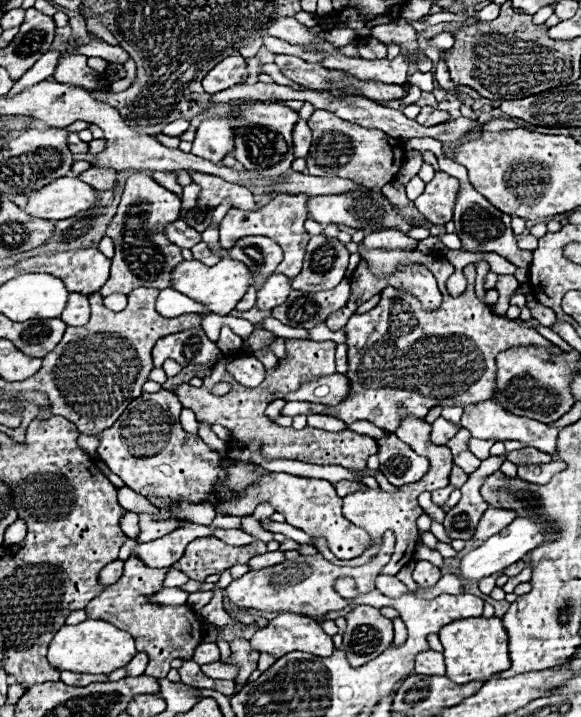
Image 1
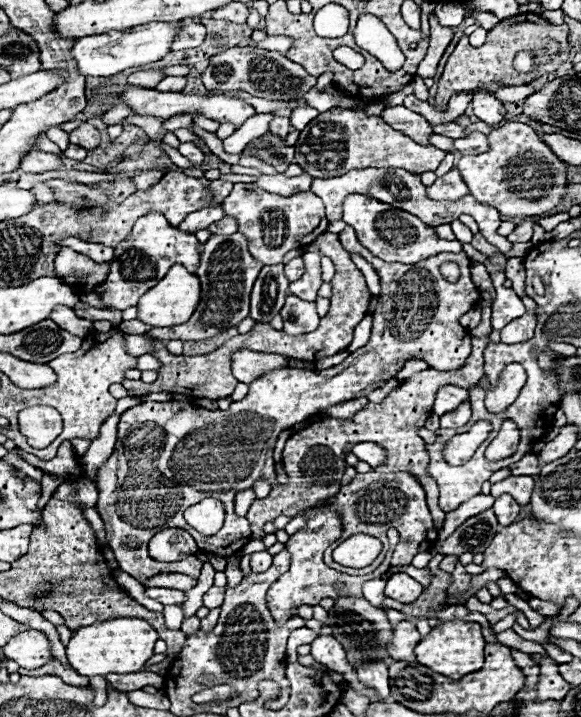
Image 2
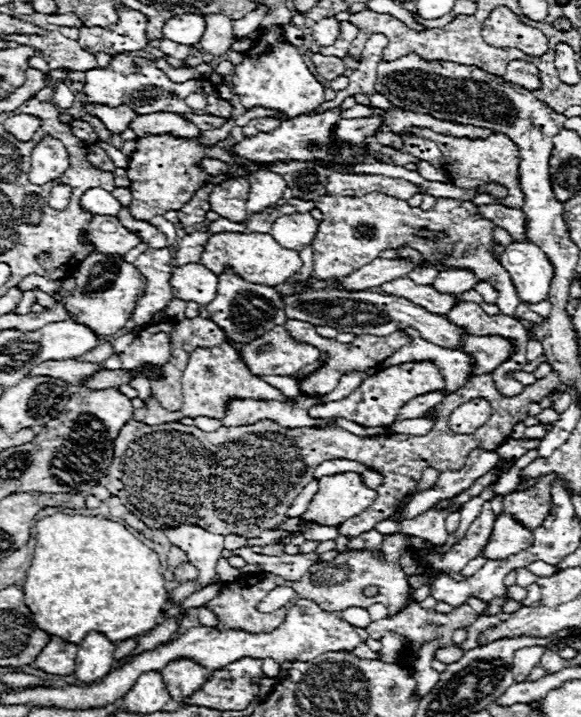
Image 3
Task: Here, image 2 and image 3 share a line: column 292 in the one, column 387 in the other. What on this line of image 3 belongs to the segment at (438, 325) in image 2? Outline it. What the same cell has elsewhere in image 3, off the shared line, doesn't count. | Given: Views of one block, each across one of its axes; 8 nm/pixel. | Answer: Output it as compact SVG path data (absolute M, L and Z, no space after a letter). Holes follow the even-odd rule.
M406 362L398 366L384 368L372 376L368 376L348 398L336 400L336 402L326 402L316 404L314 408L308 410L310 416L314 418L324 418L324 416L342 416L346 420L352 420L360 426L388 426L396 418L396 410L412 400L414 396L442 390L445 388L445 380L438 368L432 362Z

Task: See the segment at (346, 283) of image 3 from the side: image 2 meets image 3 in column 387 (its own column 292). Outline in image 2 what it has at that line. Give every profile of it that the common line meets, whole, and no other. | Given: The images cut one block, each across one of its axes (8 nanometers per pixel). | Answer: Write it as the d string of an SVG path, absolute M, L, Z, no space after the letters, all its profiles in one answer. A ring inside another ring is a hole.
M292 258L292 260L284 266L284 274L286 274L286 278L288 278L290 282L302 278L302 274L304 274L304 262L302 262L302 258Z

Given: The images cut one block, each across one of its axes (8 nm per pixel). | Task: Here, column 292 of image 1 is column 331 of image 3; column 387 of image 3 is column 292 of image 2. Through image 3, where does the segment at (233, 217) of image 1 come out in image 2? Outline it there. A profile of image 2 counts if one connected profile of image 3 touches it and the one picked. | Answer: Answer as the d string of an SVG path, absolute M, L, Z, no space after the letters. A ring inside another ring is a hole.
M234 184L234 190L222 202L222 208L228 216L236 218L238 232L246 236L250 254L262 264L280 264L286 252L312 244L328 228L324 204L312 192L278 196L264 192L254 184Z

